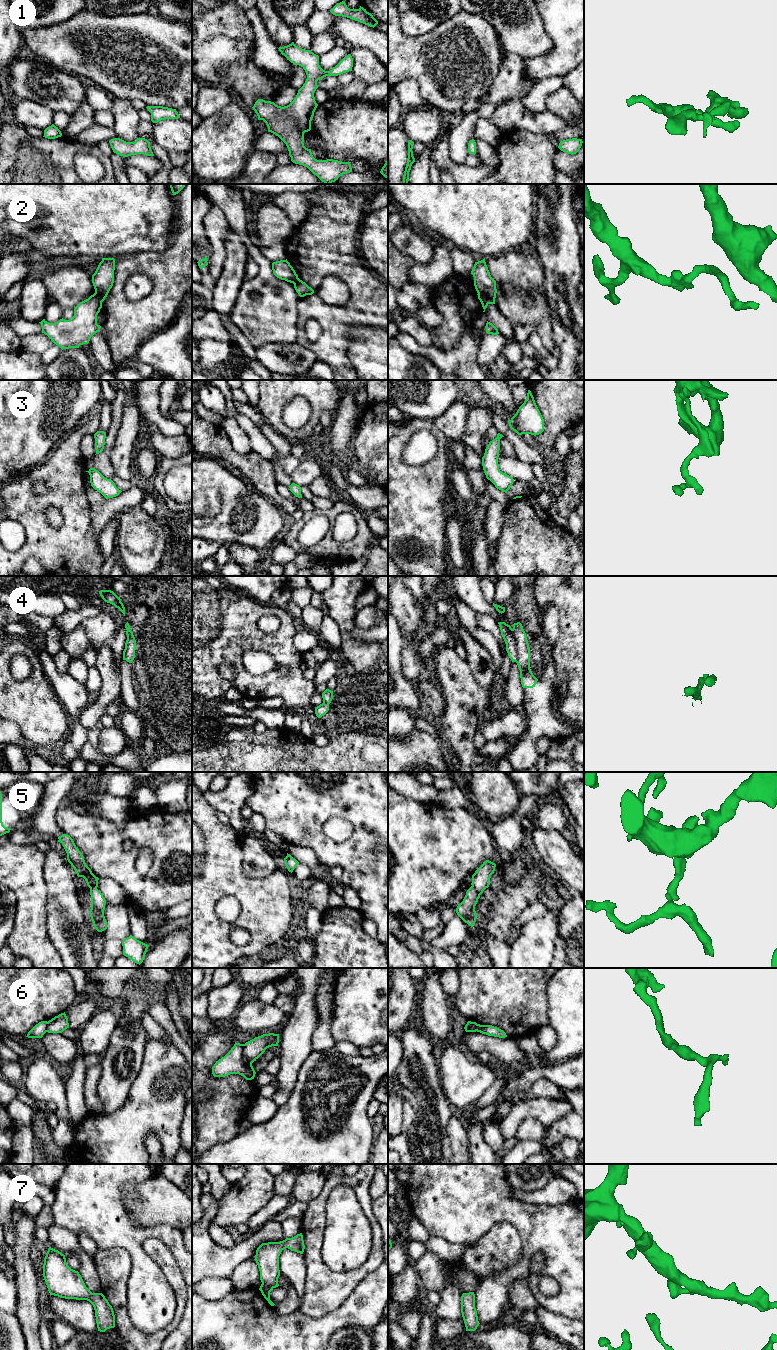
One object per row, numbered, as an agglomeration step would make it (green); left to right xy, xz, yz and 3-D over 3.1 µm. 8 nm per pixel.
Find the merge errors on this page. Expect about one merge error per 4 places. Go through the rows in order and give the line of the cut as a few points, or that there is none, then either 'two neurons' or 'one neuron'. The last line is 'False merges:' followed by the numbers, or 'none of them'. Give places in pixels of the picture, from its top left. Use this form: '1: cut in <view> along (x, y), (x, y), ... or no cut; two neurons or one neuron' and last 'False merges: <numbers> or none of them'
1: no cut; one neuron
2: cut in yz along (478, 292), (485, 296), (488, 303); two neurons
3: no cut; one neuron
4: cut in yz along (512, 629), (517, 644), (517, 662); two neurons
5: no cut; one neuron
6: cut in xz along (242, 1044), (242, 1055), (251, 1063); two neurons
7: no cut; one neuron
False merges: 2, 4, 6

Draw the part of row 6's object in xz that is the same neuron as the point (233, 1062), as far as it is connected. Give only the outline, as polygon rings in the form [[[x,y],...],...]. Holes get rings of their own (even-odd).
[[[235,1042],[231,1050],[224,1057],[216,1061],[212,1067],[212,1074],[214,1077],[239,1074],[246,1080],[252,1080],[256,1072],[252,1063],[248,1062],[243,1056],[243,1044]]]

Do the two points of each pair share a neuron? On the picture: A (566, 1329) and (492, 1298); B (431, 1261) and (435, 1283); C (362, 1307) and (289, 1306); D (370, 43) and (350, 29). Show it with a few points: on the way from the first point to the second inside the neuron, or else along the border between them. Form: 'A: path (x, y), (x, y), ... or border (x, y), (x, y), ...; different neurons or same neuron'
A: border (540, 1305), (563, 1316); different neurons
B: path (431, 1266), (435, 1278); same neuron
C: border (298, 1308), (283, 1315), (275, 1313); different neurons
D: path (365, 38), (355, 33); same neuron

